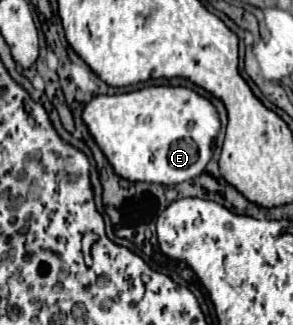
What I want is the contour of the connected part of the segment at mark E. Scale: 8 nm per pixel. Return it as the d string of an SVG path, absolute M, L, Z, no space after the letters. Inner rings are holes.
M143 87L119 95L97 95L83 109L83 123L93 135L95 143L111 163L113 171L127 181L145 181L165 187L199 177L209 159L213 157L213 143L219 133L217 109L205 97L197 95L187 87Z

